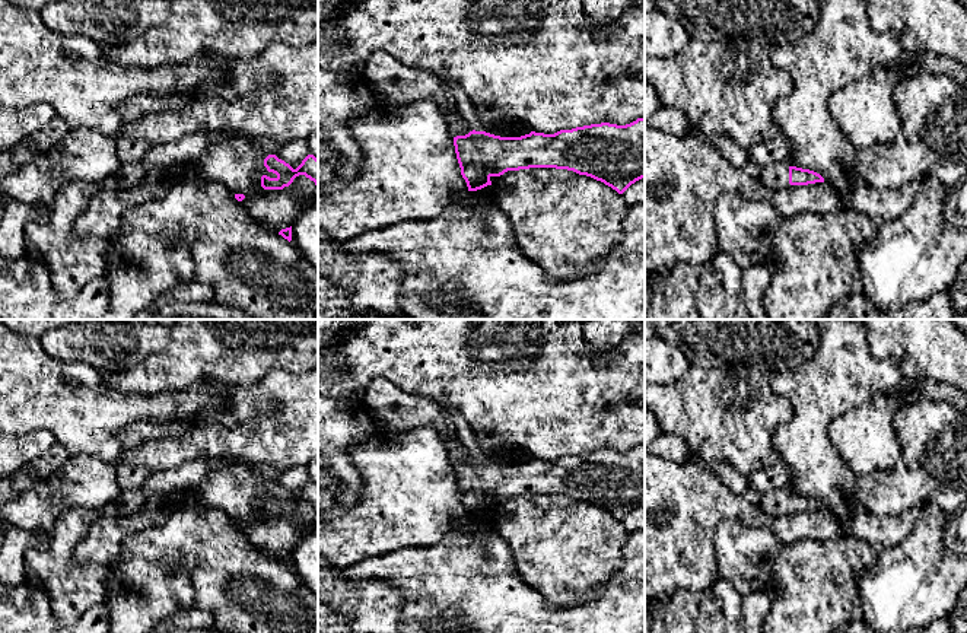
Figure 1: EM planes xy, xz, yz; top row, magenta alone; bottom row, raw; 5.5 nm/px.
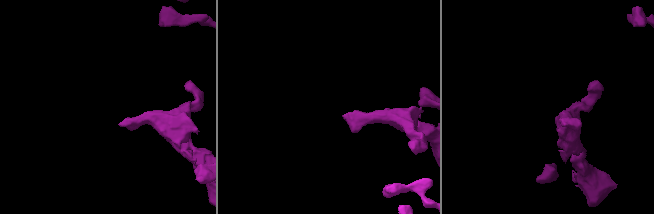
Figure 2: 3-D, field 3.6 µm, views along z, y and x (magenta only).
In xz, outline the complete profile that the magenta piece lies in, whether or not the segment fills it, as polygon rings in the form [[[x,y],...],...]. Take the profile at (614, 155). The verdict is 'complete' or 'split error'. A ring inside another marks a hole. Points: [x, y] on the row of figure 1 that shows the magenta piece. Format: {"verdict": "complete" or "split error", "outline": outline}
{"verdict": "split error", "outline": [[[379,51],[369,57],[362,76],[373,95],[384,104],[403,105],[430,99],[433,102],[443,101],[457,109],[457,114],[446,118],[446,121],[449,133],[454,137],[457,159],[468,191],[492,185],[492,176],[529,168],[573,171],[604,182],[618,194],[623,194],[632,184],[645,178],[645,118],[637,118],[626,125],[601,123],[560,130],[554,134],[531,131],[521,137],[500,137],[486,131],[475,131],[467,123],[462,123],[452,92],[438,76],[426,70],[407,67],[388,53]]]}

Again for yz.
{"verdict": "split error", "outline": [[[779,162],[769,166],[758,166],[748,163],[742,171],[750,175],[757,182],[776,191],[786,185],[808,185],[815,182],[824,182],[824,178],[809,169],[802,169],[796,166],[789,166],[786,162]]]}

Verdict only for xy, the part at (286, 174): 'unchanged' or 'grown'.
unchanged

